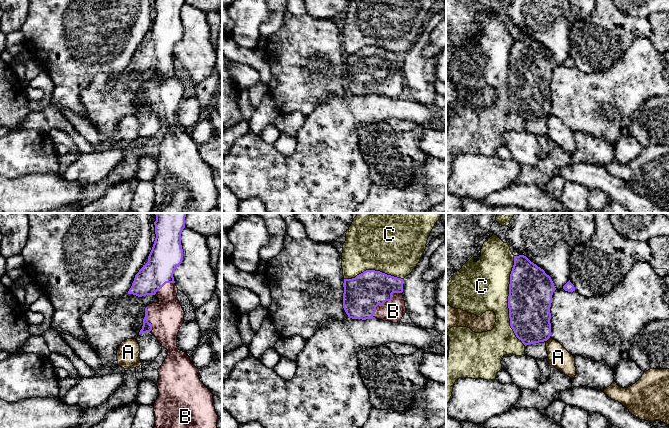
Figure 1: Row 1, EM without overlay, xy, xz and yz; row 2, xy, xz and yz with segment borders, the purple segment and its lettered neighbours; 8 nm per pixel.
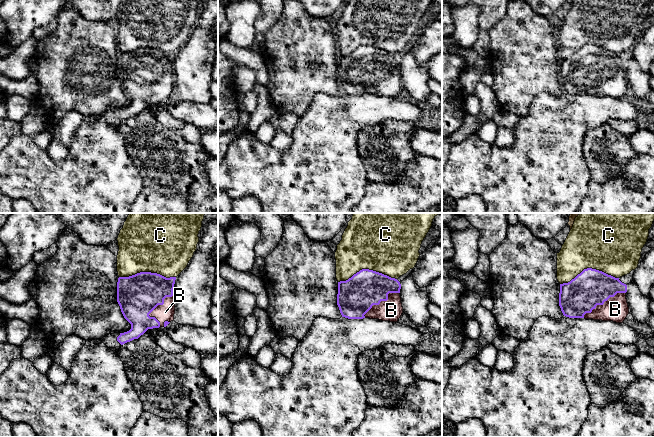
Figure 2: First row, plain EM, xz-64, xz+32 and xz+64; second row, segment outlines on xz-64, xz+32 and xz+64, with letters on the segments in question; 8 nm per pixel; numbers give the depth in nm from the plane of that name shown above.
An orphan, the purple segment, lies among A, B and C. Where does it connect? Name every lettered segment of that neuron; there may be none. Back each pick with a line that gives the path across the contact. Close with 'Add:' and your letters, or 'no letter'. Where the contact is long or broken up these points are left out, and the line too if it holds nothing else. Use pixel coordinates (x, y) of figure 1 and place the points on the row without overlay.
Add: B

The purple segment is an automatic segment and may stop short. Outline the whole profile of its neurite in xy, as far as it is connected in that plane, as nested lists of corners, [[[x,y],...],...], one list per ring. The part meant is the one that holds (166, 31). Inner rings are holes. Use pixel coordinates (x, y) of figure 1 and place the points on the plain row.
[[[154,0],[156,14],[152,26],[148,32],[148,38],[143,41],[139,48],[135,51],[134,57],[128,70],[138,73],[146,71],[155,71],[159,77],[152,79],[145,84],[145,93],[143,102],[139,110],[151,108],[162,121],[168,126],[168,131],[163,140],[159,144],[159,156],[157,163],[159,173],[154,179],[155,203],[152,213],[209,213],[218,207],[217,196],[218,191],[213,181],[212,168],[200,157],[199,145],[196,144],[190,136],[190,133],[177,123],[177,111],[180,103],[184,99],[185,88],[178,77],[178,64],[174,57],[174,47],[182,39],[183,25],[181,21],[181,9],[185,4],[185,0]]]

